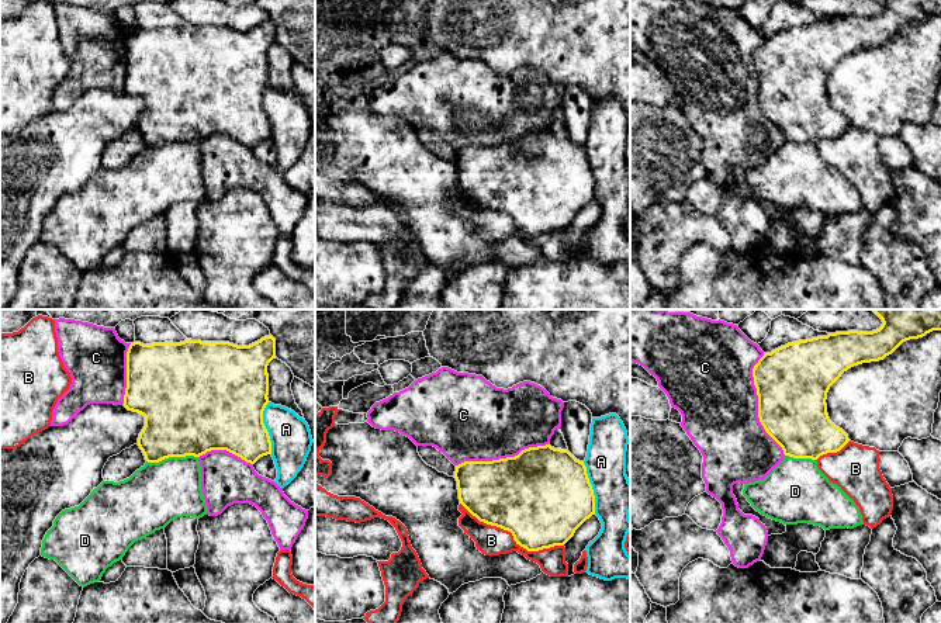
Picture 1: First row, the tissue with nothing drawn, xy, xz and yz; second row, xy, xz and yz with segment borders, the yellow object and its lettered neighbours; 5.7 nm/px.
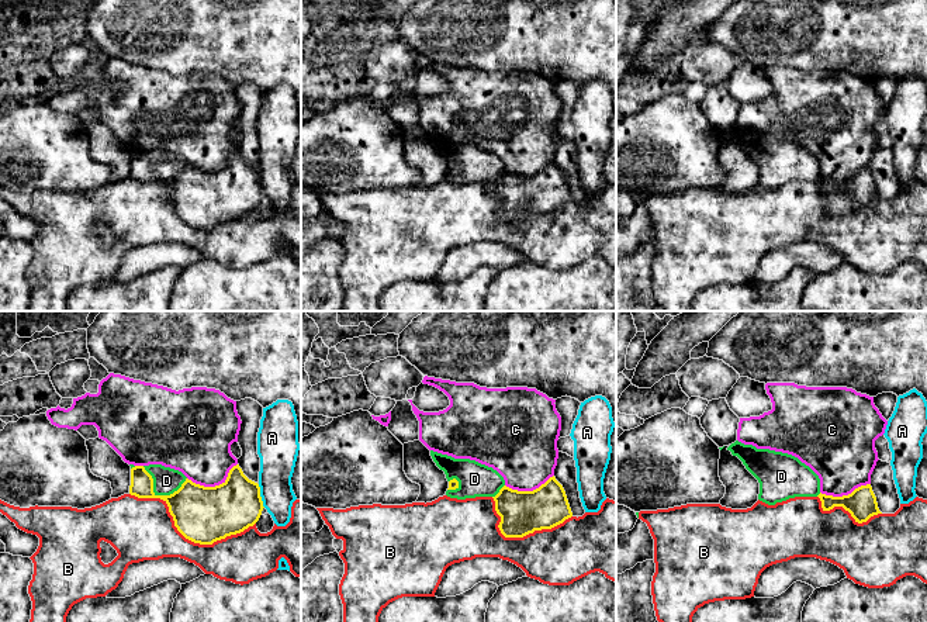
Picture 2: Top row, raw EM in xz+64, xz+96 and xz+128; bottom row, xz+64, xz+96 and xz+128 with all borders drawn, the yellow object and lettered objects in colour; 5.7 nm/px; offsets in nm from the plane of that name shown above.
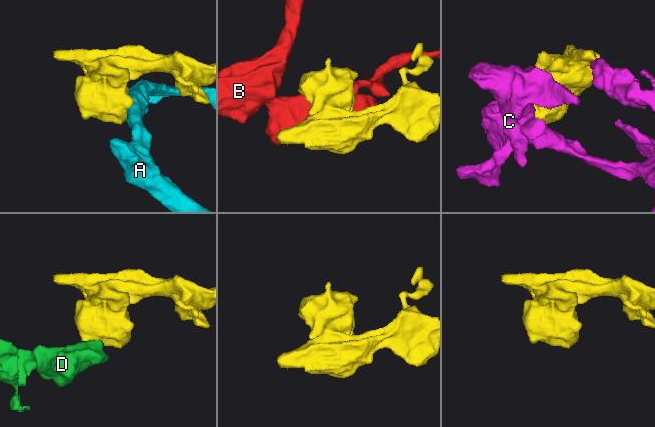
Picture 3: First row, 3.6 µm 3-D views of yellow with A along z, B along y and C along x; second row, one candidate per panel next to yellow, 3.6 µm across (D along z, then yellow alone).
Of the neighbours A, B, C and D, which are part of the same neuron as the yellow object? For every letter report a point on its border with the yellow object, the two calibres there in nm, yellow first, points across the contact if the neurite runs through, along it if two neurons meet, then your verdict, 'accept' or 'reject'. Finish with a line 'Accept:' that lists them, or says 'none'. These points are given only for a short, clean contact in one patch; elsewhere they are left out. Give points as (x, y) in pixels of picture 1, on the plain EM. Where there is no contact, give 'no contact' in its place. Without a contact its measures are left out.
A: xz (591, 173) | 500/240 nm | reject
B: xz (512, 220) | 500/170 nm | reject
C: yz (758, 89) | 420/460 nm | reject
D: xy (172, 141) | 460/360 nm | along xy (197, 141), (169, 141), (158, 146), (146, 146) | reject
Accept: none

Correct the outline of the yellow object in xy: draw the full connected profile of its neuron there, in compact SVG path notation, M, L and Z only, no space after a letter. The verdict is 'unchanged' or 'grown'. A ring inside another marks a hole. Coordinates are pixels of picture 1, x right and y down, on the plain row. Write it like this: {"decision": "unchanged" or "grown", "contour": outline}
{"decision": "unchanged", "contour": "M271 20L249 31L191 24L180 28L131 28L124 91L145 101L138 122L145 145L159 148L169 142L200 142L211 135L226 135L255 149L271 139L263 96L269 89L267 51L273 44L276 24Z"}

